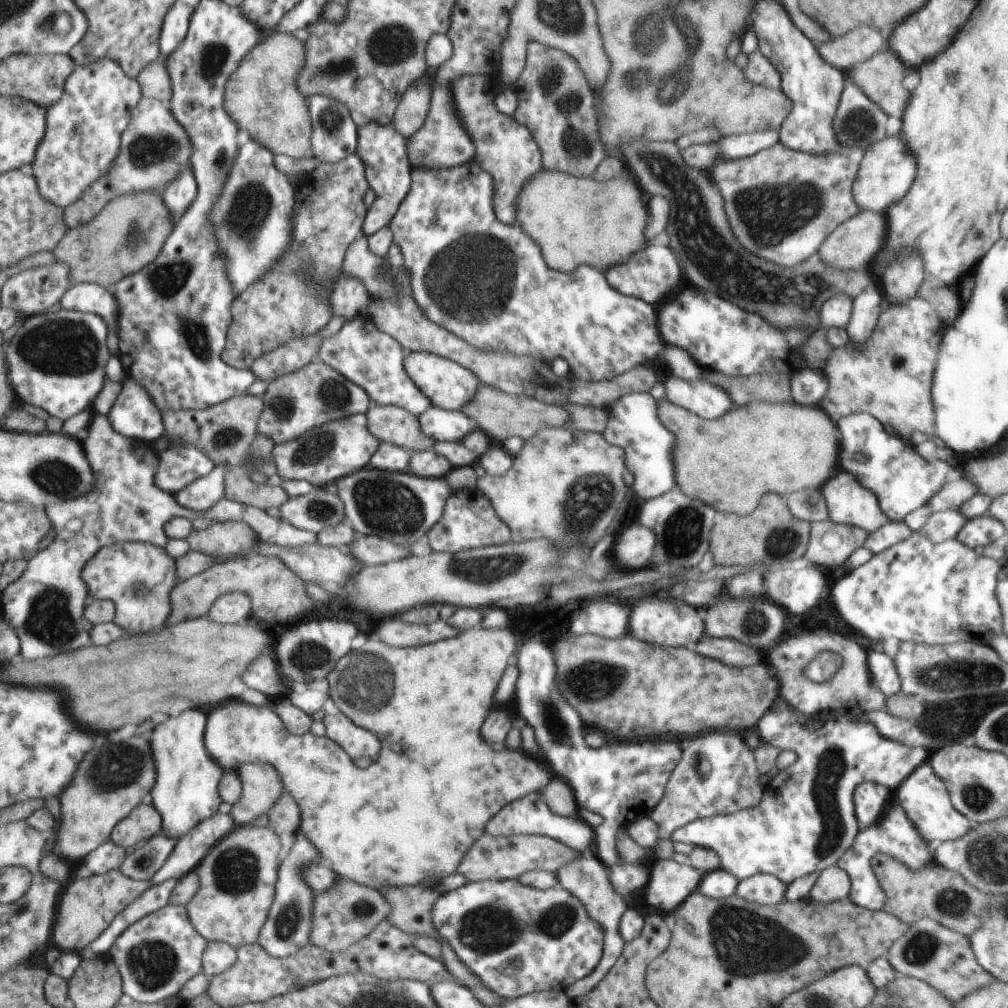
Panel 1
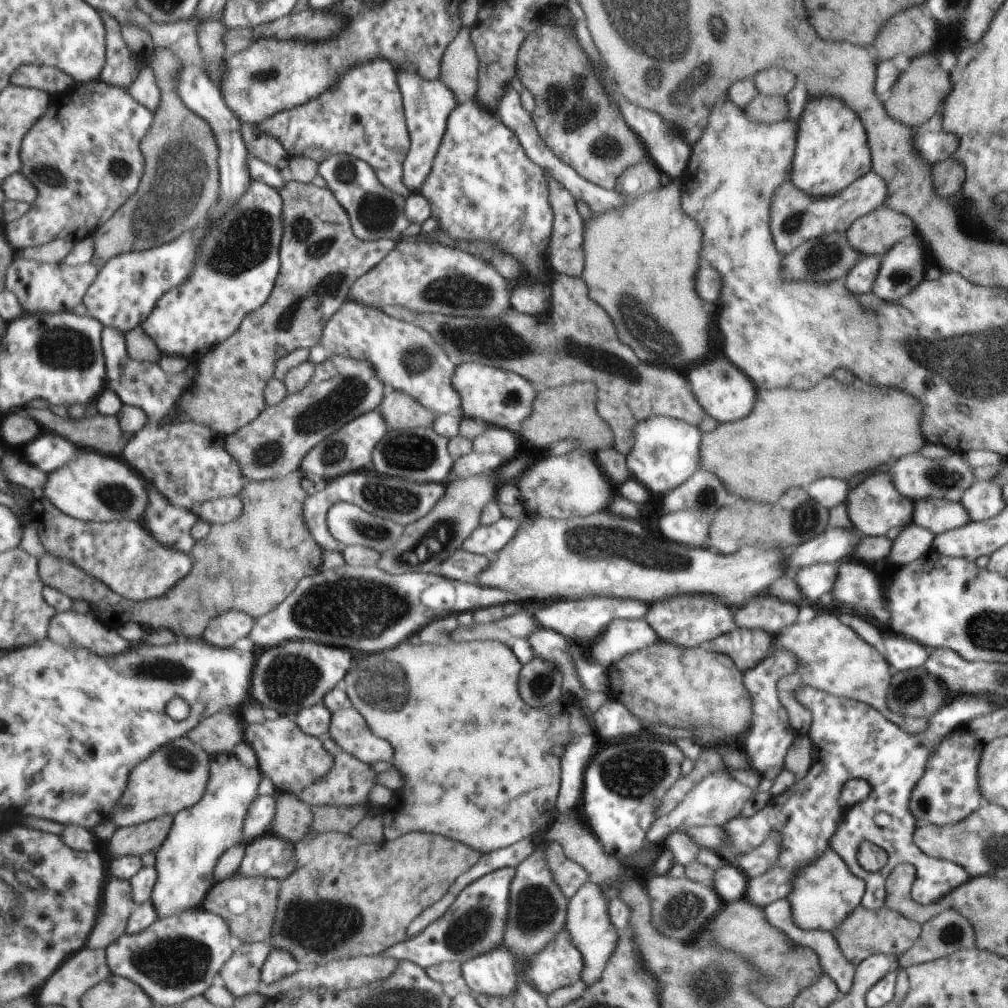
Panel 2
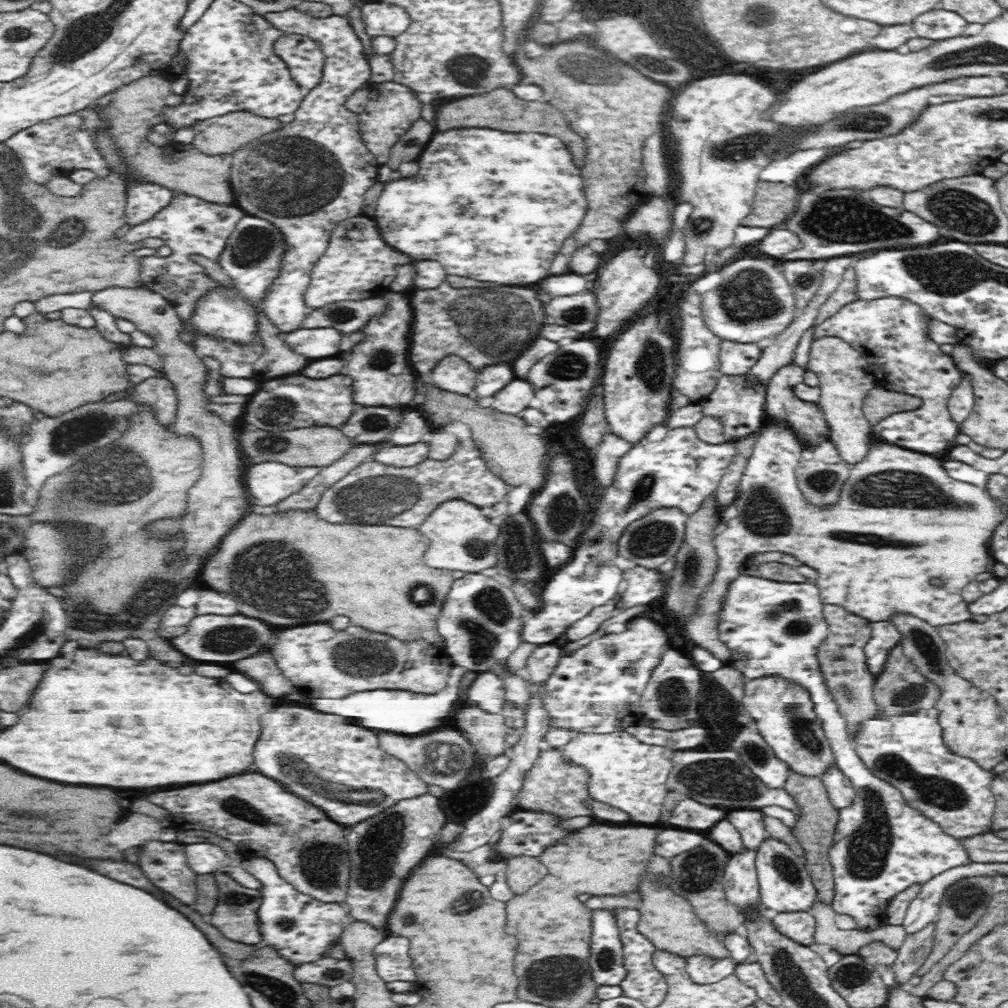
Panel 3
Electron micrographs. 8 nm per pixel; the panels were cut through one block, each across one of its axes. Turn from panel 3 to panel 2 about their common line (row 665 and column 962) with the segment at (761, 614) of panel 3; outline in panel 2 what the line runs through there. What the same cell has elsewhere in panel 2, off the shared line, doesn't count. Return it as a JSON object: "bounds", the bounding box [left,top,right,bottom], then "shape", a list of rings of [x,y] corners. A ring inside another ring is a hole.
{"bounds":[910,730,981,826],"shape":[[[953,730],[937,744],[924,776],[912,792],[910,810],[917,822],[921,820],[929,826],[947,826],[962,821],[979,808],[981,750],[981,740],[973,738],[973,734],[967,734],[965,730]]]}

